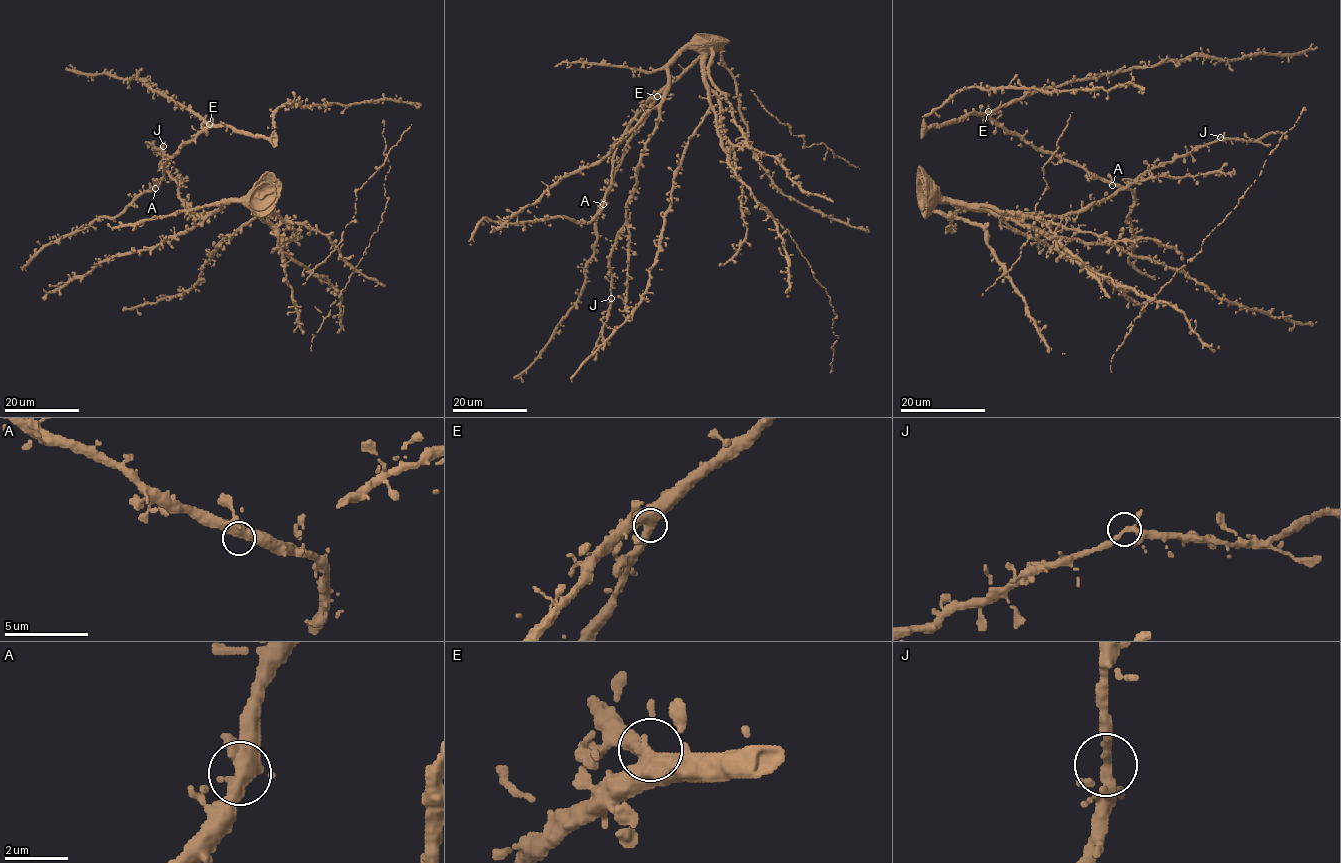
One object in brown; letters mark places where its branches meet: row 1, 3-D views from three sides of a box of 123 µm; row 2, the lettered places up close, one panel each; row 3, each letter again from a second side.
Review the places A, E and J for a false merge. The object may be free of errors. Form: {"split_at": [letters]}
{"split_at": []}

